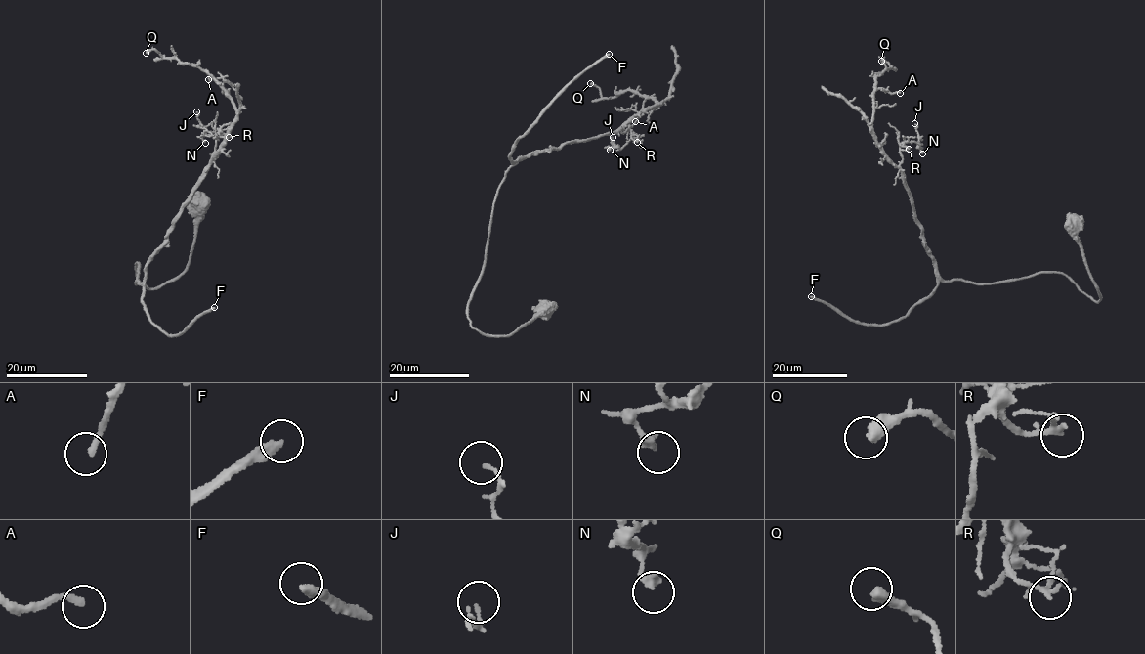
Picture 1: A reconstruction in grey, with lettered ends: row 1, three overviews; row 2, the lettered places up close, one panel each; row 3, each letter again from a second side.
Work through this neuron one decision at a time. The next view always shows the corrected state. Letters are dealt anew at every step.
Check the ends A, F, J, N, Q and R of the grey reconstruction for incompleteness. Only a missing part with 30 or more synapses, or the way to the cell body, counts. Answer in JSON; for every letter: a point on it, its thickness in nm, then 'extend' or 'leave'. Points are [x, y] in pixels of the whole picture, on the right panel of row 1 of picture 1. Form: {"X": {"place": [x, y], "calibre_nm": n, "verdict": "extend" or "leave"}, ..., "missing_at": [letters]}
{"A": {"place": [900, 93], "calibre_nm": 240, "verdict": "extend"}, "F": {"place": [811, 296], "calibre_nm": 340, "verdict": "extend"}, "J": {"place": [914, 123], "calibre_nm": 120, "verdict": "leave"}, "N": {"place": [922, 153], "calibre_nm": 280, "verdict": "leave"}, "Q": {"place": [881, 61], "calibre_nm": 440, "verdict": "leave"}, "R": {"place": [909, 149], "calibre_nm": 170, "verdict": "leave"}, "missing_at": ["A", "F"]}

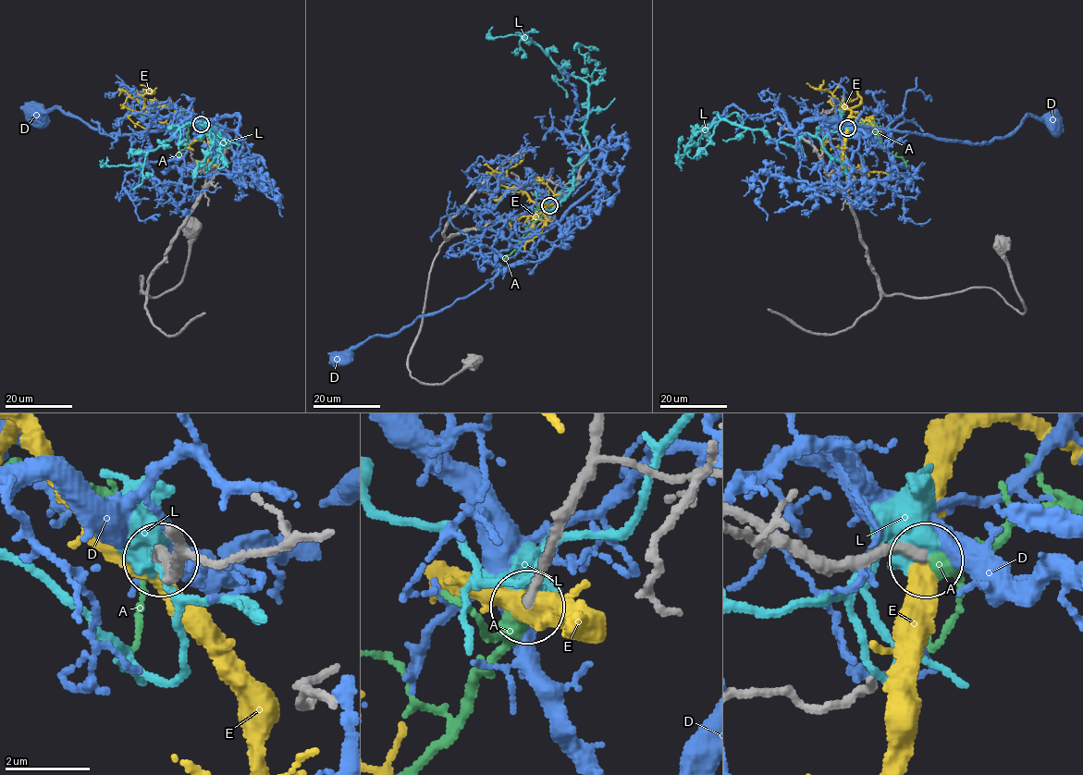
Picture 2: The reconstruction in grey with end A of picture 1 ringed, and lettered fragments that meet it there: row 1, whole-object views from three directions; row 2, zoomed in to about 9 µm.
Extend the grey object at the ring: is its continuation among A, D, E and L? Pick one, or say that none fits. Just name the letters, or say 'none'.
A

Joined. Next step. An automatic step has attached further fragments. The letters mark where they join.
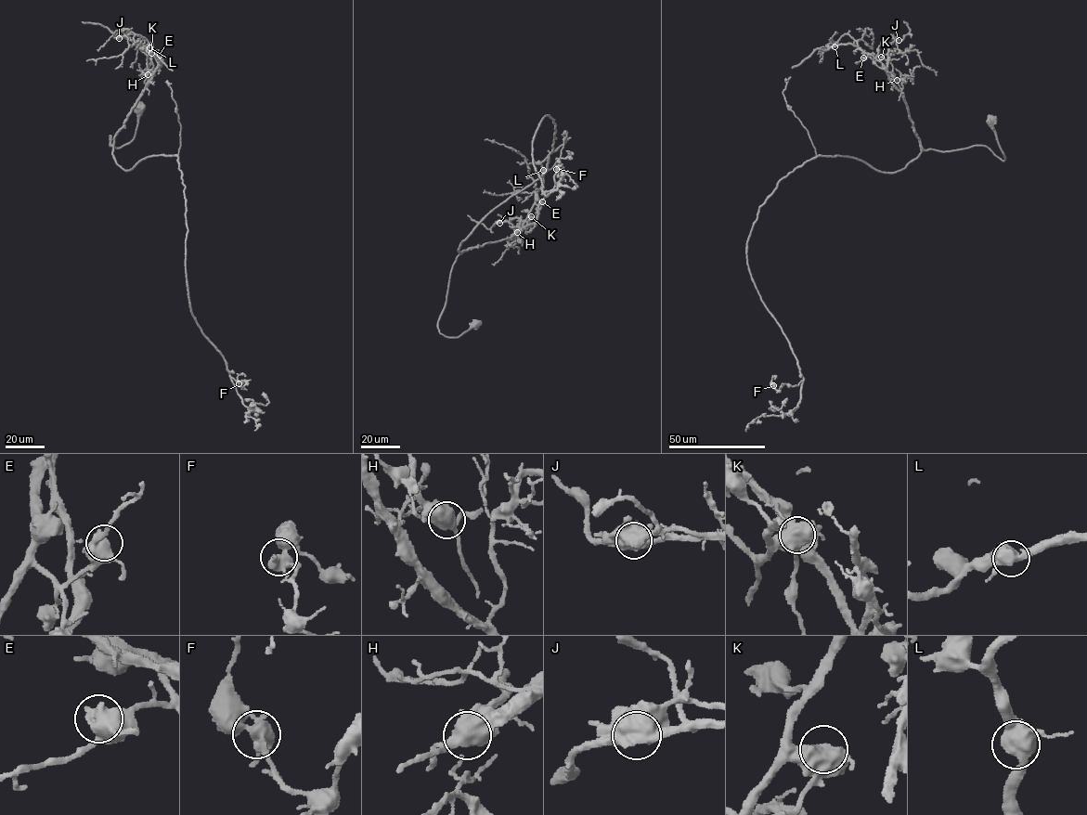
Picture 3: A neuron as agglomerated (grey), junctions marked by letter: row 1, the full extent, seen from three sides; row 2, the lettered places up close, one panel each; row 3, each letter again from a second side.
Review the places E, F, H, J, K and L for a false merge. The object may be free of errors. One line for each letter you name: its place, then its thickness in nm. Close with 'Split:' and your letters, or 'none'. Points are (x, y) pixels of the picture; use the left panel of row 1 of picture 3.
J: at (119, 38); 700 nm thick
Split: J

